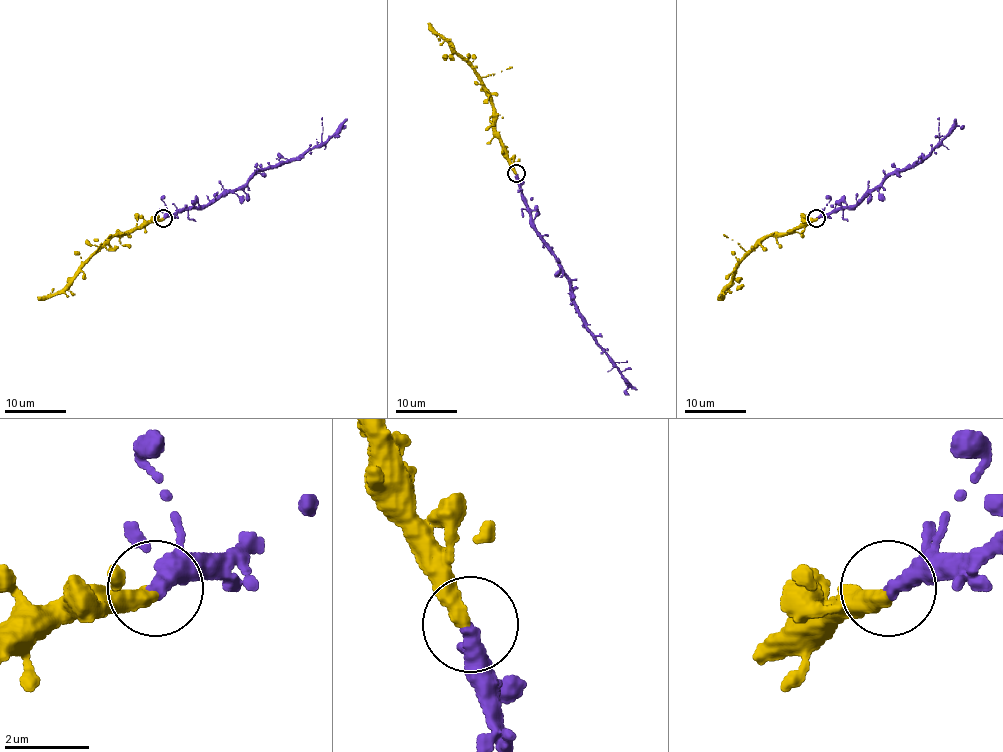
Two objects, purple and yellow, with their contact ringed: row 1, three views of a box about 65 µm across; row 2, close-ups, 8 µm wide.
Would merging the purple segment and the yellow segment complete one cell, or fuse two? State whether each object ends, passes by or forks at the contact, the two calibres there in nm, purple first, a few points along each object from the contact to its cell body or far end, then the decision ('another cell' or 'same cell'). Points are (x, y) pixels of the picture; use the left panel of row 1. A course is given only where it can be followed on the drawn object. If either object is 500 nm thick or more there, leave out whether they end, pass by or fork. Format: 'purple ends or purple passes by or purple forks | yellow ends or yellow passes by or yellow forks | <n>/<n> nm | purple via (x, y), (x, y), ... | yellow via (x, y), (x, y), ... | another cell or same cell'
purple passes by | yellow ends | 280/360 nm | purple via (163, 217), (188, 208), (201, 208), (243, 186), (252, 176), (288, 162), (330, 139), (347, 118) | yellow via (163, 219), (127, 233), (115, 233), (70, 284), (55, 293), (37, 298) | same cell

